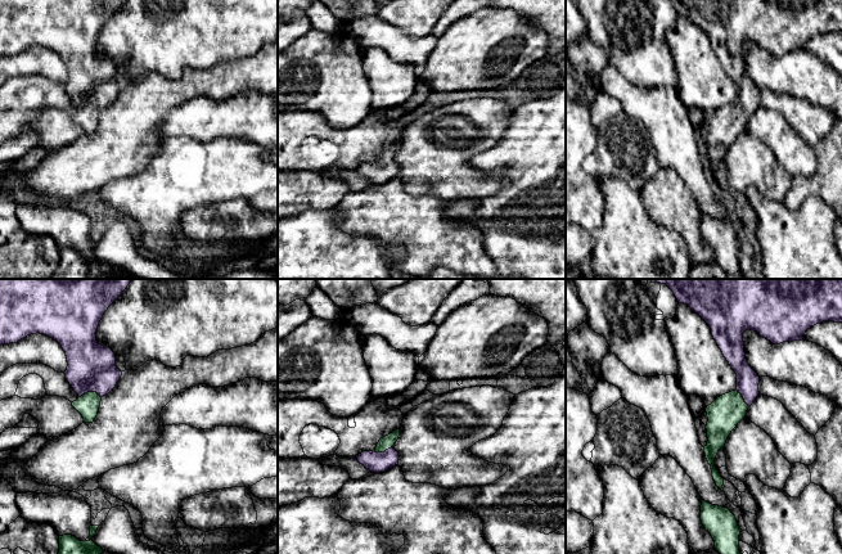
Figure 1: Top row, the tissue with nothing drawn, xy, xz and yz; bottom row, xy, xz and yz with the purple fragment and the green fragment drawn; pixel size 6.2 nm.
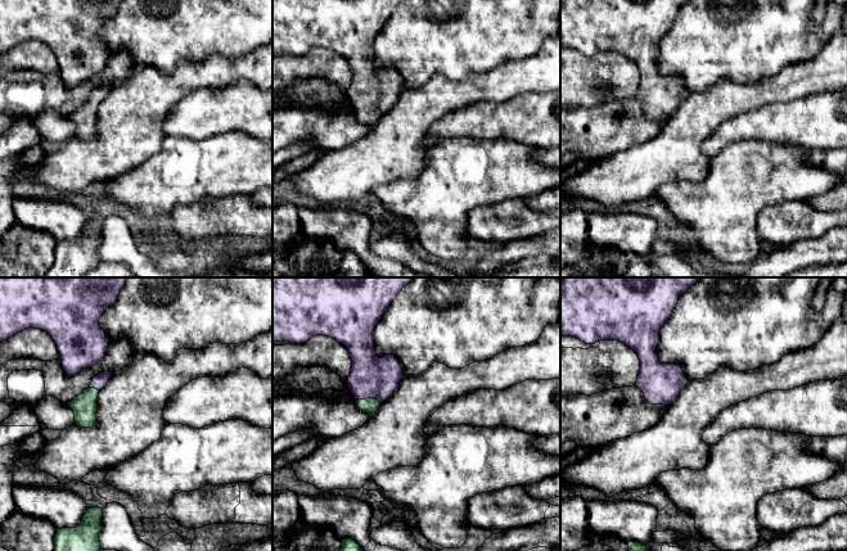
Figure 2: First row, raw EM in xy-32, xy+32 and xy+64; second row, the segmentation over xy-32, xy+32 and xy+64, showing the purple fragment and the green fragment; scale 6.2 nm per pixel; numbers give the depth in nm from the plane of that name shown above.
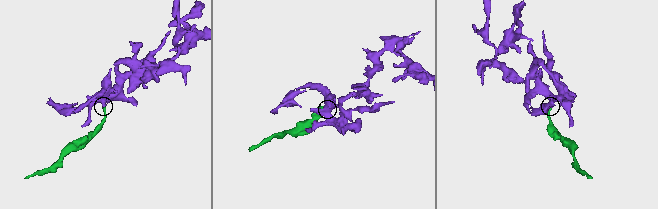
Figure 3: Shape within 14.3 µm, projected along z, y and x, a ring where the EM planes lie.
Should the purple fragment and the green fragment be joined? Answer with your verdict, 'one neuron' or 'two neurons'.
one neuron

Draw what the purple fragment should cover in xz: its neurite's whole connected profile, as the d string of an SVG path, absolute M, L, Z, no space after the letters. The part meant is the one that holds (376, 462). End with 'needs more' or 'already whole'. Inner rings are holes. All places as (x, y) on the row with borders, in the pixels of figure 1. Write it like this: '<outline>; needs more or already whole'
M396 429L388 436L381 438L374 451L364 451L356 455L357 461L373 473L381 473L399 465L400 456L393 449L399 436L400 429Z; needs more

